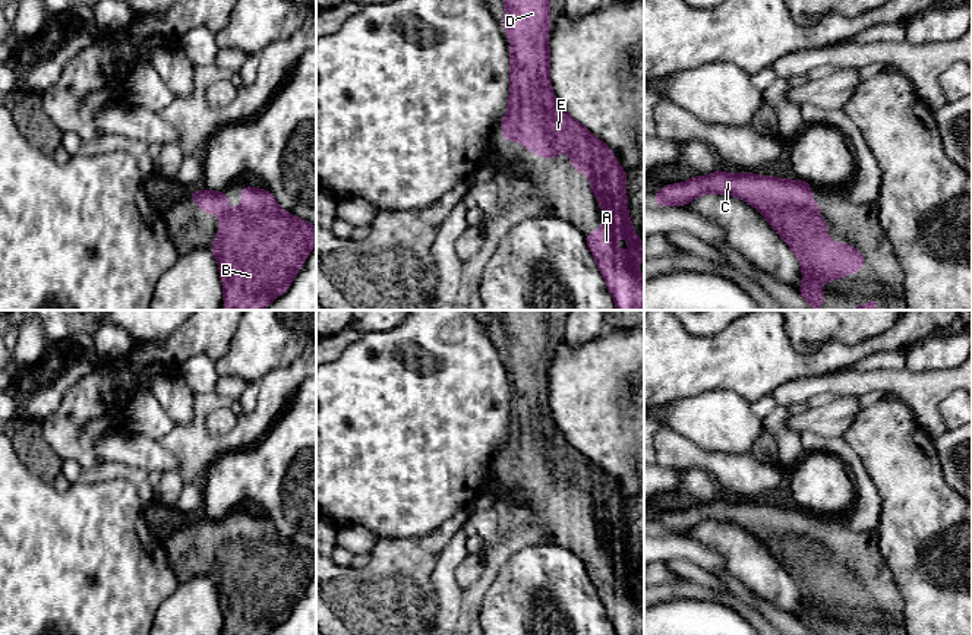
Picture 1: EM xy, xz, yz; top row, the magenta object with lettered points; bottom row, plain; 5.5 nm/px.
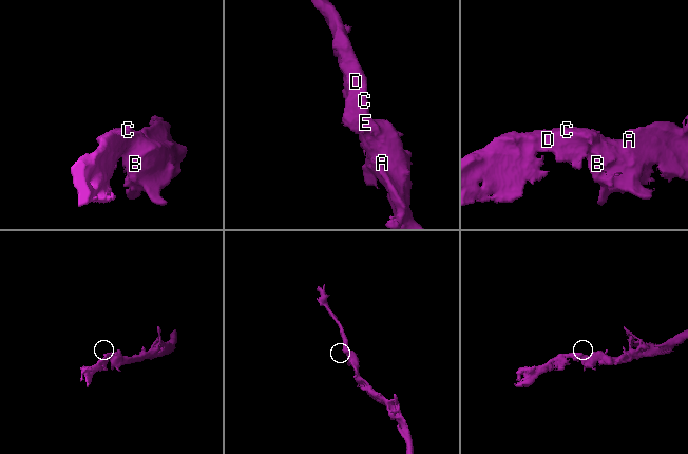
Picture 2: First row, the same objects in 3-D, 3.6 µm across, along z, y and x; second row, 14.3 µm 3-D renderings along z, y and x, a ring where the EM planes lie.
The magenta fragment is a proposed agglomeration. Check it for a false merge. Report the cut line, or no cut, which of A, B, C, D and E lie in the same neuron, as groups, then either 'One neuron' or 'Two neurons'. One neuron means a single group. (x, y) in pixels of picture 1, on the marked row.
No split. Groups: A B C D E. One neuron

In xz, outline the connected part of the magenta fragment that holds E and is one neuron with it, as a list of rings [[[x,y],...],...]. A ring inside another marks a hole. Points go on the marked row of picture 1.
[[[504,0],[505,3],[505,19],[504,29],[506,38],[511,42],[509,50],[509,101],[506,114],[502,117],[502,139],[517,140],[520,145],[528,146],[533,155],[546,157],[553,161],[558,157],[558,151],[564,149],[567,155],[572,159],[572,170],[575,173],[590,174],[590,187],[593,190],[594,199],[602,202],[603,224],[600,231],[590,231],[584,234],[584,240],[588,244],[591,255],[606,281],[608,290],[615,298],[616,310],[644,310],[644,278],[641,277],[637,260],[644,260],[644,246],[640,240],[638,233],[634,230],[629,214],[628,214],[628,199],[627,199],[627,171],[618,164],[615,154],[606,146],[603,140],[593,136],[588,129],[572,119],[558,101],[552,91],[552,83],[549,79],[550,72],[550,48],[547,44],[547,35],[552,22],[549,20],[549,0]],[[625,234],[629,240],[628,253],[631,256],[627,260],[616,246],[616,237]]]

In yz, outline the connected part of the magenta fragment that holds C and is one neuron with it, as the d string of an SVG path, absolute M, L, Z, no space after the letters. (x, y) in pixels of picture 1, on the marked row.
M719 168L704 177L691 176L685 183L666 184L650 202L684 208L707 193L736 196L764 215L798 258L804 284L796 291L814 310L821 310L826 298L818 288L823 281L839 281L867 268L865 258L853 244L827 240L831 233L821 218L820 205L812 202L812 186L801 179L786 180L748 171L730 176Z

